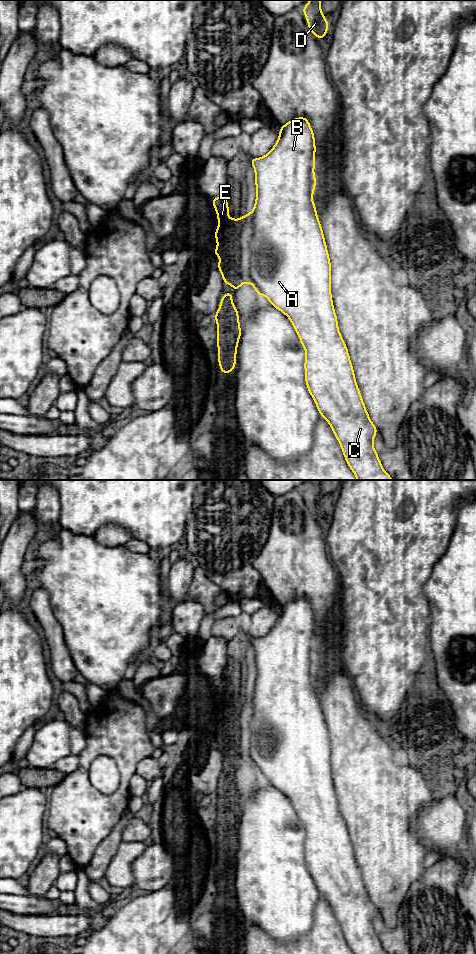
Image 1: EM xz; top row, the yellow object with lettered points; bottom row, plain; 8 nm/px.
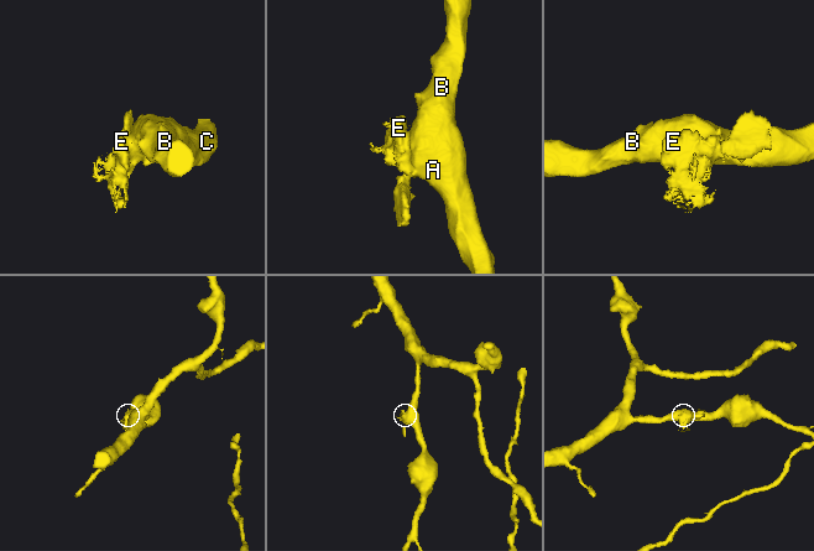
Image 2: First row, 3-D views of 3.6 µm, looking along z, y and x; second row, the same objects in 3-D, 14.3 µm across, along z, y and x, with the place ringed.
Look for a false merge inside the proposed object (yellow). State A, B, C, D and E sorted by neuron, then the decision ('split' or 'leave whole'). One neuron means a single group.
A B C D / E; split

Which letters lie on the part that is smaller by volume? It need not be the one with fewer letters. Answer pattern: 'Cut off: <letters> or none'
Cut off: E

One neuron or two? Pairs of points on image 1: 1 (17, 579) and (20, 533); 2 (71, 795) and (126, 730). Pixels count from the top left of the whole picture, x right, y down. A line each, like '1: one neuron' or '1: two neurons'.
1: one neuron
2: one neuron

